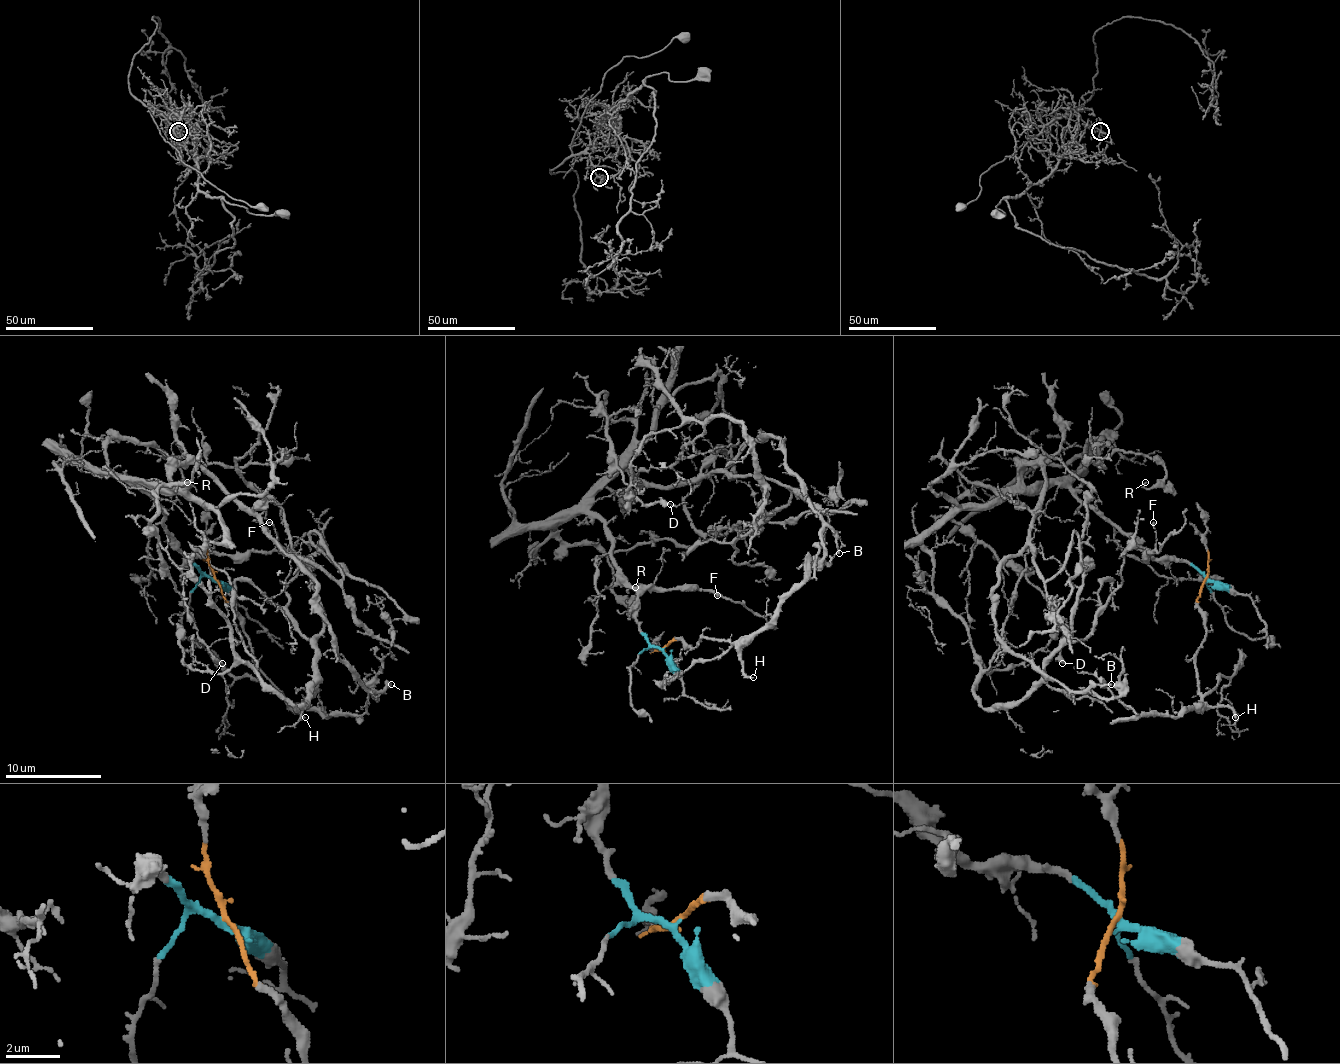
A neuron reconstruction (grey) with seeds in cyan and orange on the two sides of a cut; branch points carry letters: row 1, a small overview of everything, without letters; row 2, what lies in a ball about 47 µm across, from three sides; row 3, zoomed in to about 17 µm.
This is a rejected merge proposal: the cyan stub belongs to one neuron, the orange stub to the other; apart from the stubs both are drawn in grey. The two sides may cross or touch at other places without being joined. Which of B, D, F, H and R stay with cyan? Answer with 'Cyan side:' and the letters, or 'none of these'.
Cyan side: B, D, F, R

